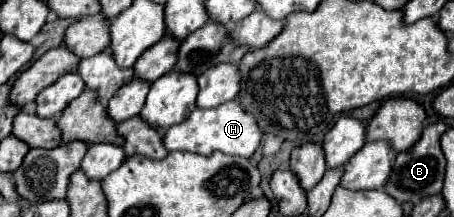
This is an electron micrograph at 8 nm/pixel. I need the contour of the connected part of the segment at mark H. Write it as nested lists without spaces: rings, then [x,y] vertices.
[[[237,100],[225,102],[217,108],[195,108],[189,118],[185,118],[181,124],[171,126],[165,136],[165,148],[167,150],[187,150],[187,152],[195,152],[195,154],[211,154],[215,150],[221,150],[225,154],[235,154],[235,156],[243,156],[243,158],[251,158],[253,152],[257,150],[257,146],[261,144],[261,128],[257,124],[257,120],[253,118],[253,114],[249,114]]]

